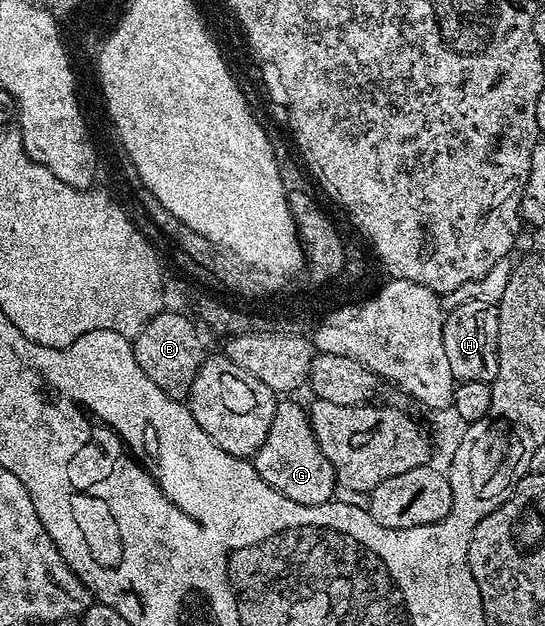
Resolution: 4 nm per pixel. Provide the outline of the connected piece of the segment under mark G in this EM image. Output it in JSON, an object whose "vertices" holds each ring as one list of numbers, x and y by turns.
{"vertices":[[293,399,278,400,271,431,267,431,263,447,259,447,251,460,263,483,275,487,275,491,287,495,287,499,295,499,295,503,304,505,322,505,333,500,337,476,313,435,306,406,289,400]]}

